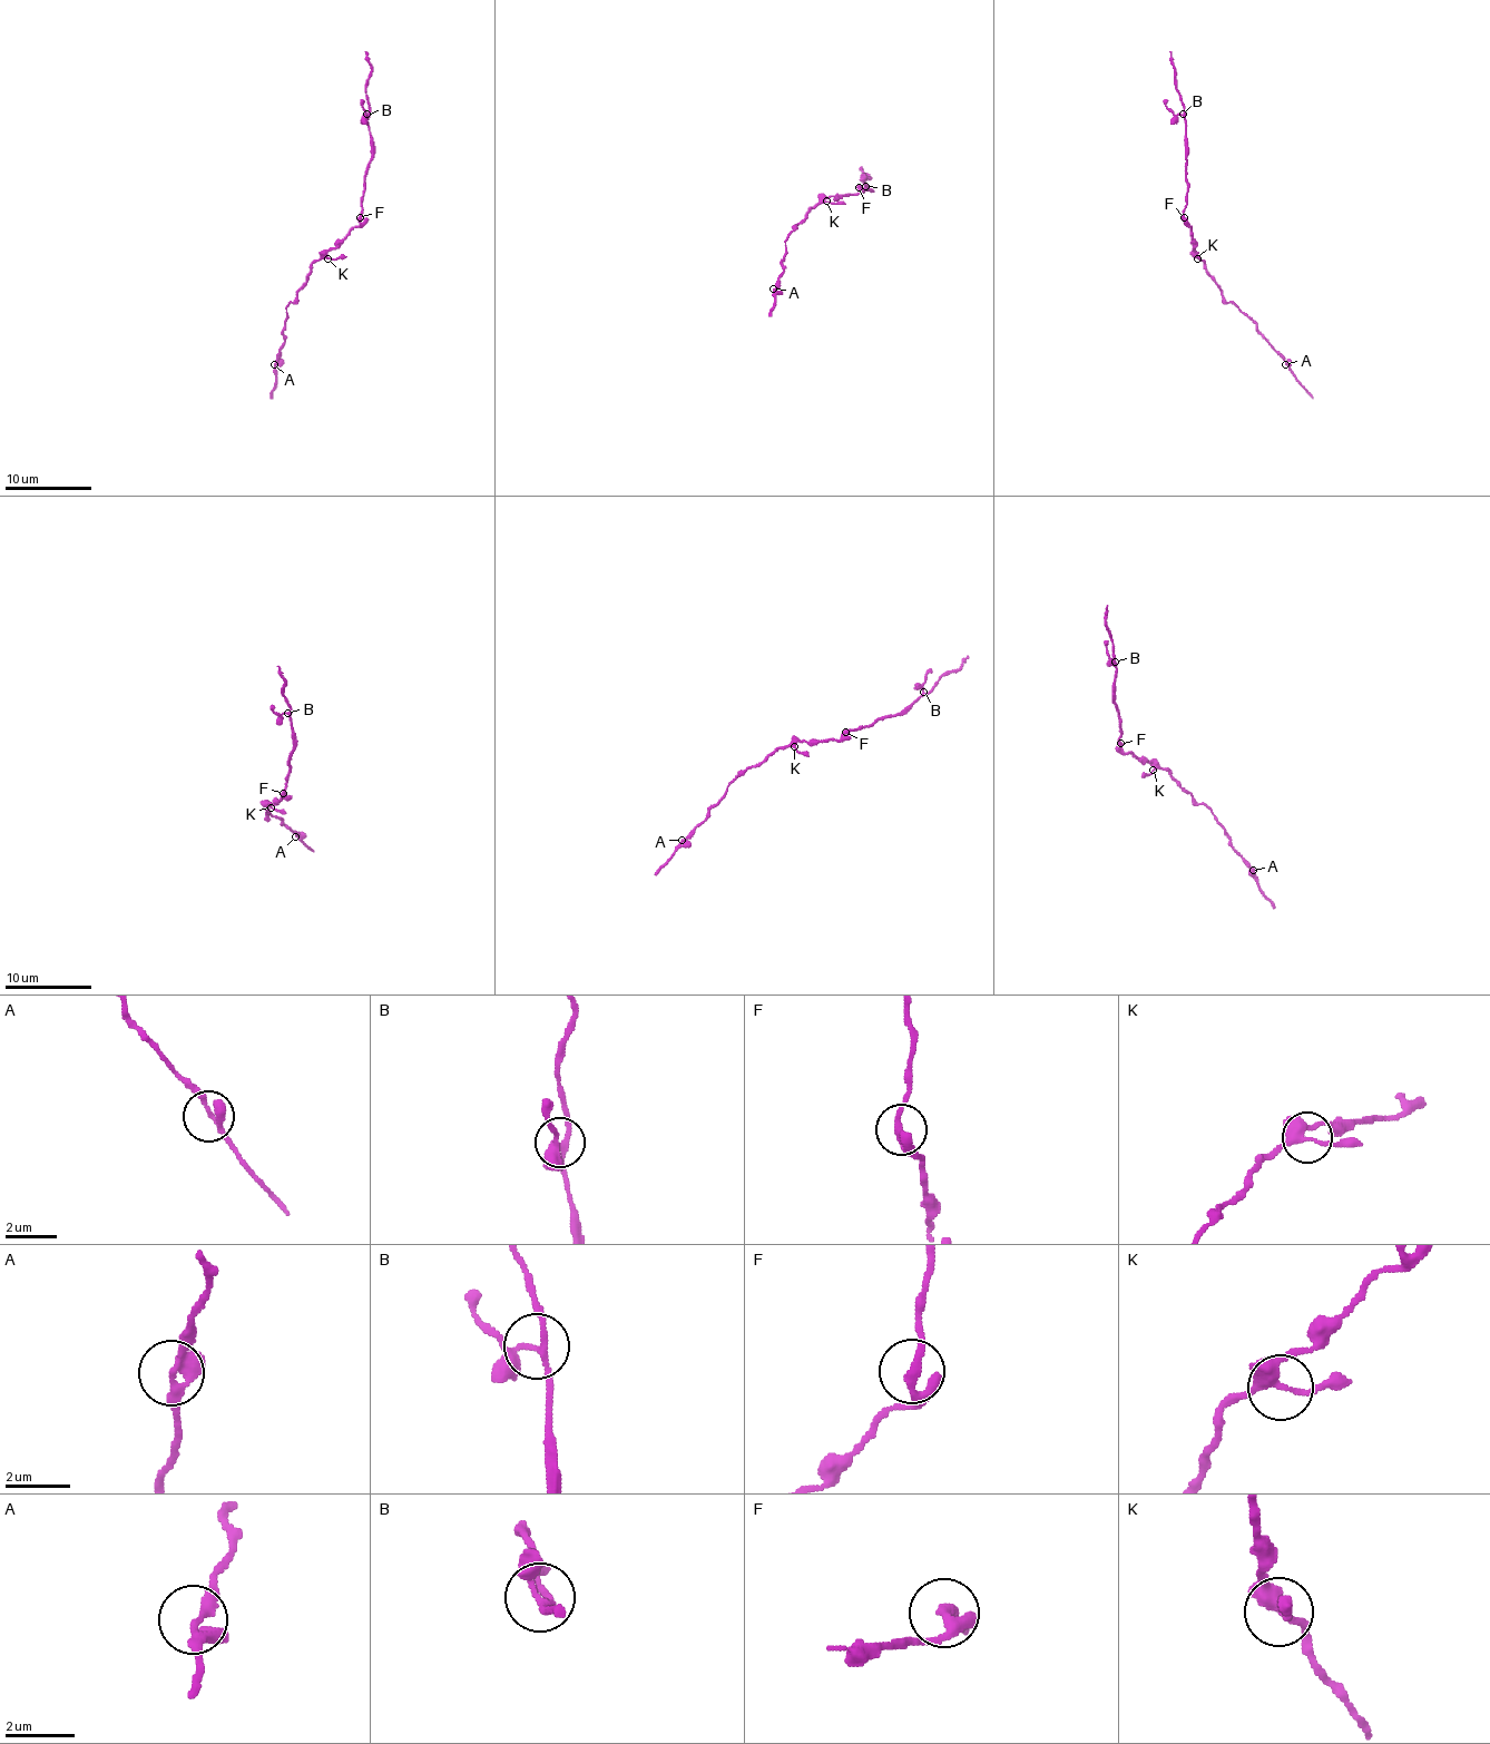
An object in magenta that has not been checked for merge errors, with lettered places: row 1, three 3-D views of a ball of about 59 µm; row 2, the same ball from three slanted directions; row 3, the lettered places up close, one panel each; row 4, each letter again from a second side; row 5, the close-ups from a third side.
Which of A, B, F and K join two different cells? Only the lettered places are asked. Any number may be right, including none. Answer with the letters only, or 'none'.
none

